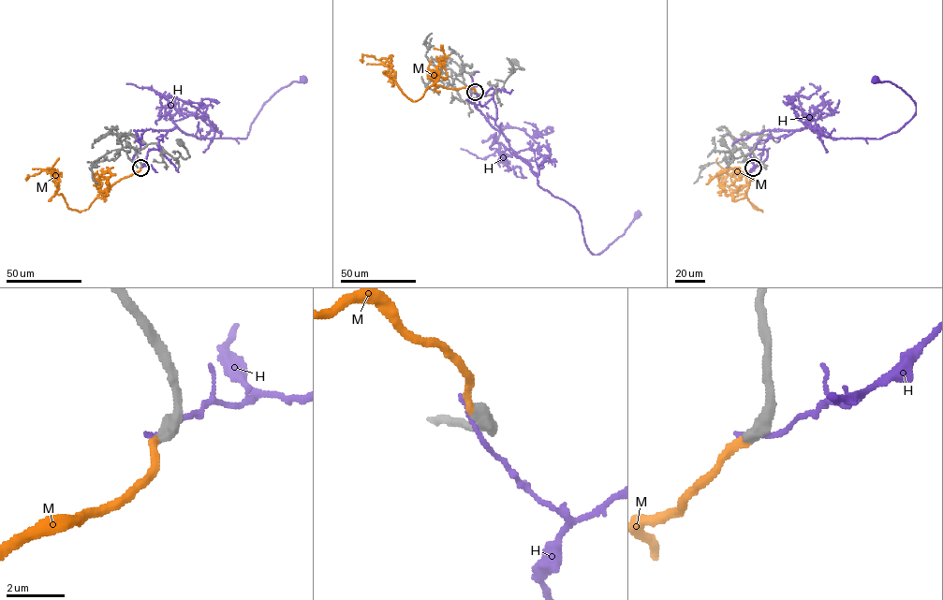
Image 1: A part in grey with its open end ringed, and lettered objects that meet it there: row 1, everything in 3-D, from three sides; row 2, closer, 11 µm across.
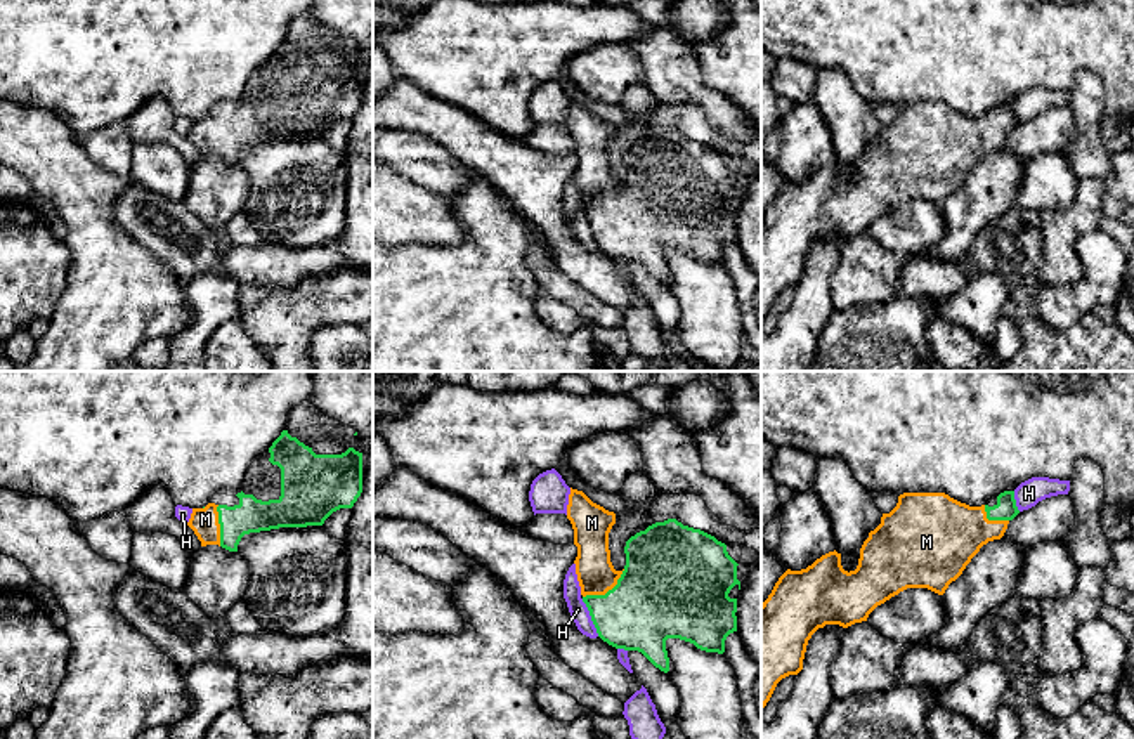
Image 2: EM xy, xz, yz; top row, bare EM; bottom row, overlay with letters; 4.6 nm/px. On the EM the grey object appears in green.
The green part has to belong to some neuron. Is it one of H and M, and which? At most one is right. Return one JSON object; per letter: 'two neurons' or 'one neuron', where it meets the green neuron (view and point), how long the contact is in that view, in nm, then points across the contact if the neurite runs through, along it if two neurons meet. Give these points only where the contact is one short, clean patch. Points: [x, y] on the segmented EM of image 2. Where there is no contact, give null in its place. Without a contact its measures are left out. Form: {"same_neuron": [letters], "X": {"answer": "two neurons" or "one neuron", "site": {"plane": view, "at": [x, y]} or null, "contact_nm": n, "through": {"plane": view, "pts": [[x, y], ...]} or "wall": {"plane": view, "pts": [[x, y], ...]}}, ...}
{"same_neuron": ["M"], "H": {"answer": "two neurons", "site": {"plane": "xz", "at": [592, 618]}, "contact_nm": 190}, "M": {"answer": "one neuron", "site": {"plane": "xz", "at": [607, 592]}, "contact_nm": 240}}

